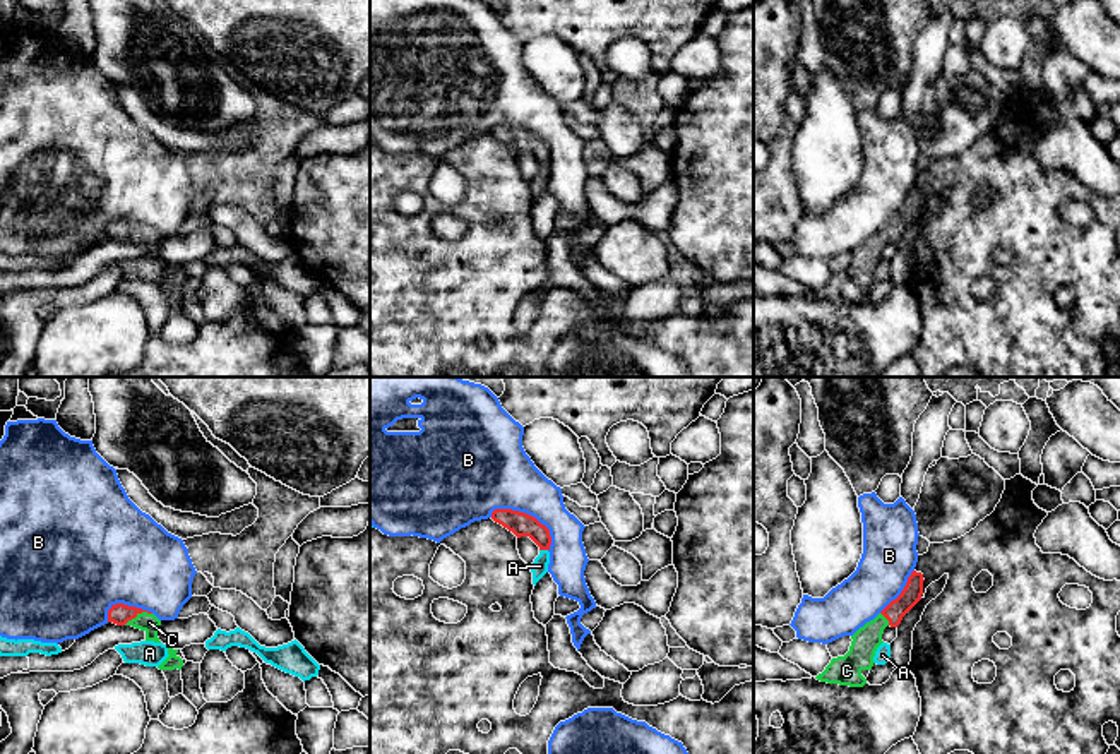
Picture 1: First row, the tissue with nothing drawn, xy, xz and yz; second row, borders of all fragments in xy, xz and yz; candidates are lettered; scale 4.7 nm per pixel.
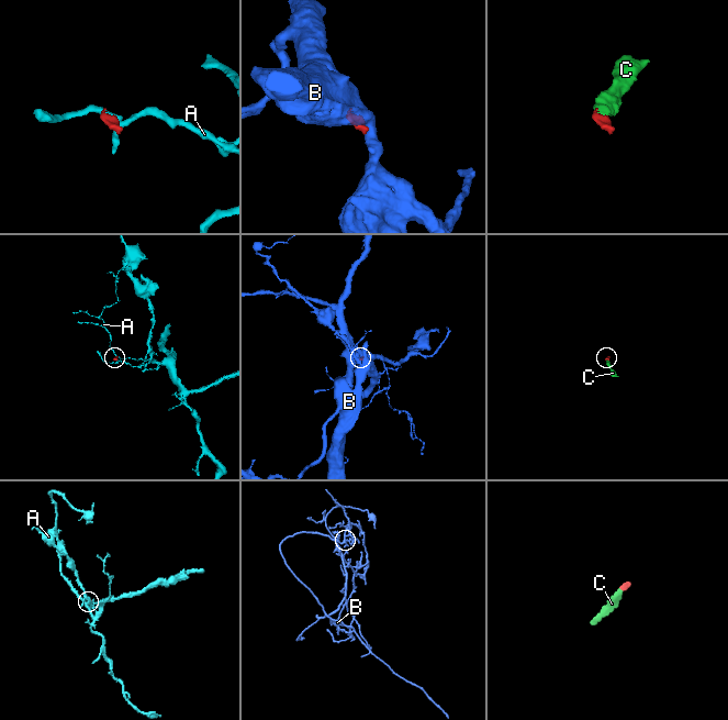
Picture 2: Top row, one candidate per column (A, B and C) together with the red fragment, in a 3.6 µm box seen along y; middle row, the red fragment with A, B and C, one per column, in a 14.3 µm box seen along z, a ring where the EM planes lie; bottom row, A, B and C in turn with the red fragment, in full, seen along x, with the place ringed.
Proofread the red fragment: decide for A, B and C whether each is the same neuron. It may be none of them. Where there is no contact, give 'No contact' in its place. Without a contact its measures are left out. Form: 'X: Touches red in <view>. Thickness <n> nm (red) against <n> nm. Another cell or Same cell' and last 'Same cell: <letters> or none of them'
A: Touches red in xz. Thickness 110 nm (red) against 80 nm. Another cell
B: Touches red in xz. Thickness 110 nm (red) against 340 nm. Another cell
C: Touches red in xy. Thickness 100 nm (red) against 90 nm. Same cell
Same cell: C

